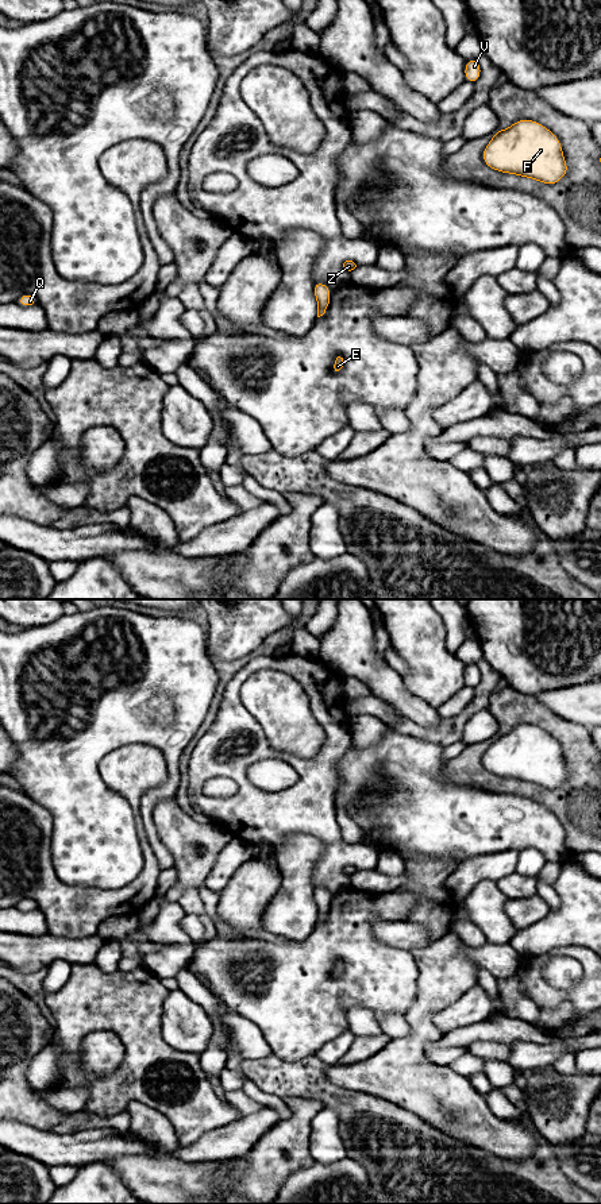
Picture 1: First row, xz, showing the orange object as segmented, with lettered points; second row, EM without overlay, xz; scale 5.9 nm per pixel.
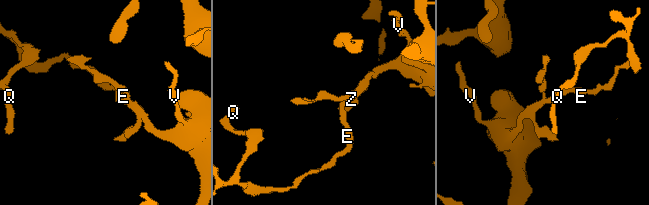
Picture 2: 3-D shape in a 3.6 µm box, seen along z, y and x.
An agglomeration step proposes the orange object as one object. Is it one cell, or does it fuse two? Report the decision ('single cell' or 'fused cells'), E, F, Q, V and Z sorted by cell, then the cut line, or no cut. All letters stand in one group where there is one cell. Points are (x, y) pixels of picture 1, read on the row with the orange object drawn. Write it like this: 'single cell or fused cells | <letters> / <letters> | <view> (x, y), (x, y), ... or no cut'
single cell | E F Q V Z | no cut

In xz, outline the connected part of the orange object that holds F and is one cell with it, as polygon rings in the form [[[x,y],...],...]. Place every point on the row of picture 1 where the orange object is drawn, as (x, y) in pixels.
[[[529,119],[498,130],[485,147],[482,159],[500,173],[547,185],[559,182],[569,170],[560,140],[547,127]]]

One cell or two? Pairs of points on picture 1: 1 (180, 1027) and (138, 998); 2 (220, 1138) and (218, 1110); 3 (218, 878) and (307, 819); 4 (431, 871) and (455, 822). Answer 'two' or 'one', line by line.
1: two
2: two
3: two
4: two

